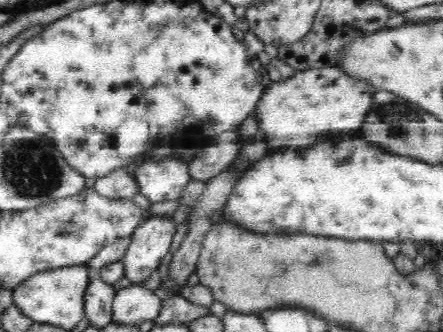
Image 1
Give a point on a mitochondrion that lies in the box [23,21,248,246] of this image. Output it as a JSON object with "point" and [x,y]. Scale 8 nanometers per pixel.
{"point":[67,223]}

